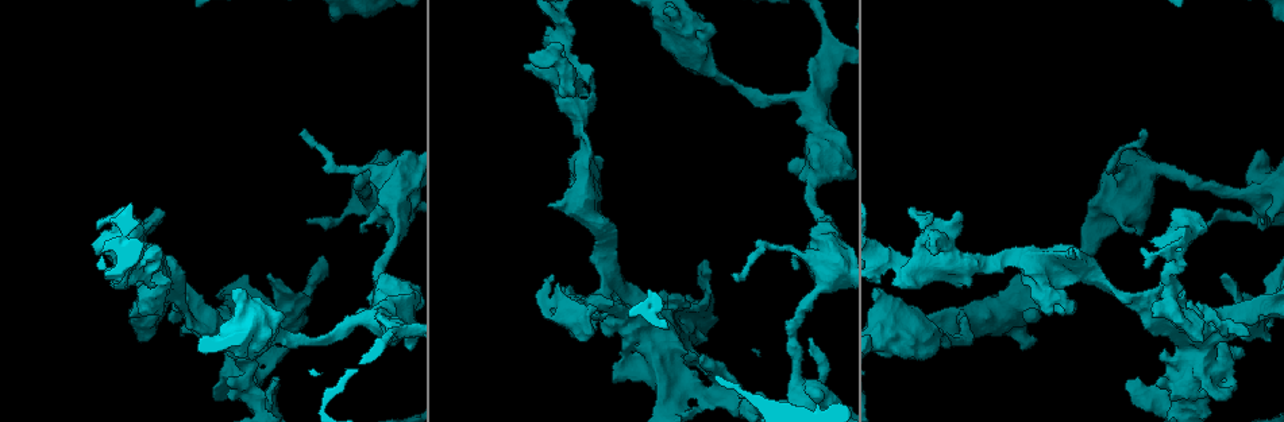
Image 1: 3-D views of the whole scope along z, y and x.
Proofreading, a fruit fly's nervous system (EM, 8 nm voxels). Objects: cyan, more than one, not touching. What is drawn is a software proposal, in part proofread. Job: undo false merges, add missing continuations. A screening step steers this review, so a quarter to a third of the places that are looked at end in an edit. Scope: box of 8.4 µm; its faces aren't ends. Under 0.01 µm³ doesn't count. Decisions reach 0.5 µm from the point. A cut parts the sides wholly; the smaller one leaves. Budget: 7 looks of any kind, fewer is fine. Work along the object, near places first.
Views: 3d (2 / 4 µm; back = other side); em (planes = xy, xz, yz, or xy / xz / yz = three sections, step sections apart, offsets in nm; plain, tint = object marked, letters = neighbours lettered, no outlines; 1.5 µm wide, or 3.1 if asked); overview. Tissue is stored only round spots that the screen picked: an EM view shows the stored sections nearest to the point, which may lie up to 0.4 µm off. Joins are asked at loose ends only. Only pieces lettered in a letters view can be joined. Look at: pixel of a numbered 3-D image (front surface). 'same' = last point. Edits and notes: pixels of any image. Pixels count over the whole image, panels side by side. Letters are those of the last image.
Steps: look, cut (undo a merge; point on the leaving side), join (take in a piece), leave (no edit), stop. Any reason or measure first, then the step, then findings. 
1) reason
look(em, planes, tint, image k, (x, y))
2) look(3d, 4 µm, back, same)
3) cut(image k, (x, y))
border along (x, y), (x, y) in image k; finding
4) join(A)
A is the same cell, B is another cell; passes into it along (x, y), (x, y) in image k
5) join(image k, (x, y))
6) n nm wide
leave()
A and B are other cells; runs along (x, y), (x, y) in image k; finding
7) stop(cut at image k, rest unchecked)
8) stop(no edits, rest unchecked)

stops while still wide
look(3d, 4 µm, image 1, (898, 297))

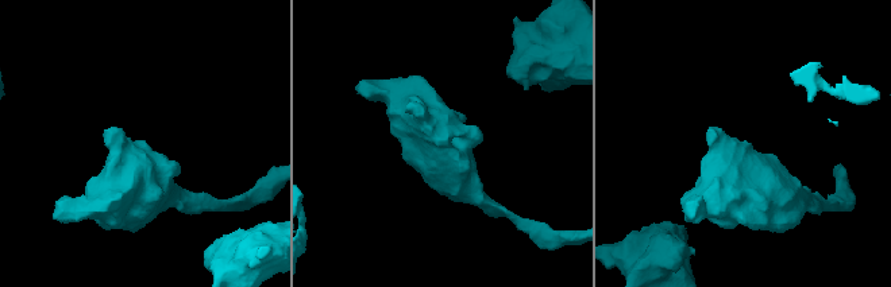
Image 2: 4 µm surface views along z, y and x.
look(em, planes, letters, image 2, (745, 143))

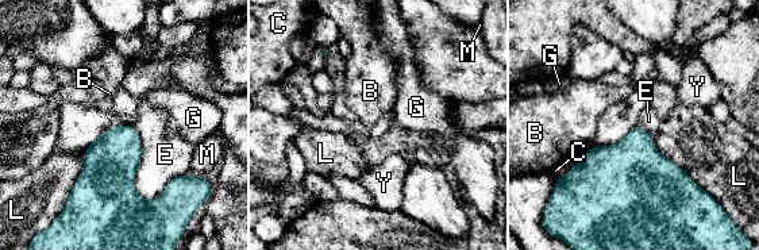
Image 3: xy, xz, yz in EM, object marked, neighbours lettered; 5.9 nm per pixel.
leave()
B, C, E, G, L, M and Y are other cells; border along (130, 124), (135, 191), (153, 200) in image 3; none of them fits

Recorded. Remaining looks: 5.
look(3d, 2 µm, image 1, (548, 205))

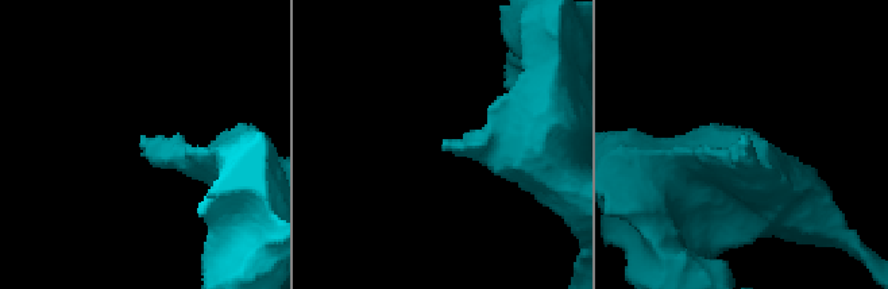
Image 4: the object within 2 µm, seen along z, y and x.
look(em, planes, letters, image 4, (744, 132))

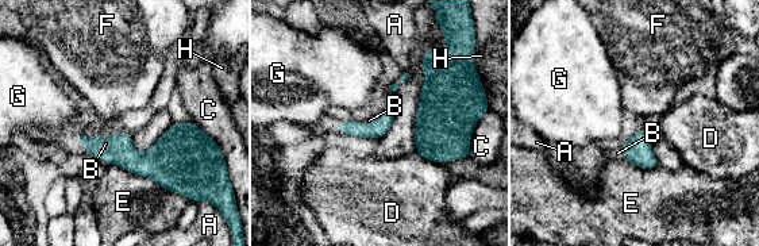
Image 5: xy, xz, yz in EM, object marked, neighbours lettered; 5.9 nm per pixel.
E touches over 480 nm
join(B)
B is the same cell, A, C, D, E, F, G and H are other cells; passes into it along (120, 152), (108, 149), (106, 143) in image 5; it goes on there

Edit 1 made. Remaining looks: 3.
free end
look(3d, 4 µm, image 1, (1141, 233))

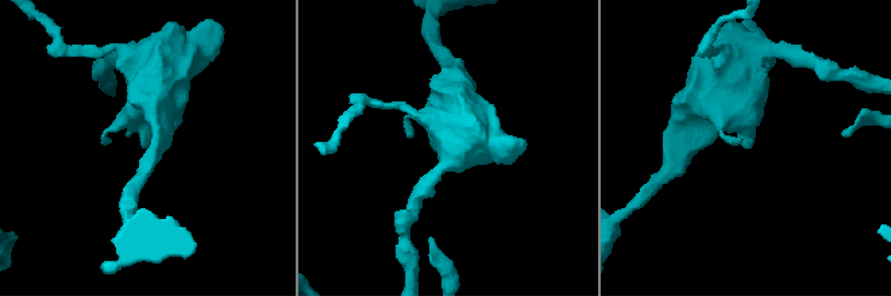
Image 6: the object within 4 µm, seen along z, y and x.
look(em, xz, step 4, letters, image 6, (146, 148))

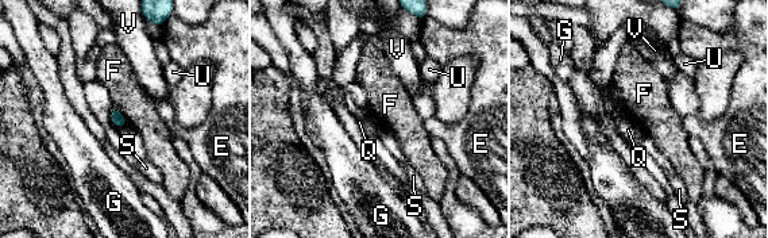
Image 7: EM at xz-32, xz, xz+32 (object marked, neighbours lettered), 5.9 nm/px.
another direction
look(em, planes, letters, same)

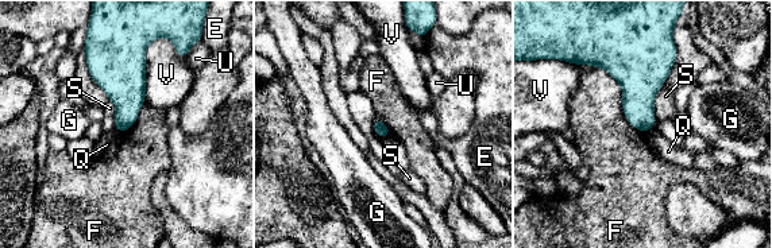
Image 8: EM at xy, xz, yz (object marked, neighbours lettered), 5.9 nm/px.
leave()
E, F, G, Q, S, U and V are other cells; border along (591, 66), (647, 132) in image 8; no lettered piece goes on from it

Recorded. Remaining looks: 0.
stop(join at image 5, rest unchecked)

